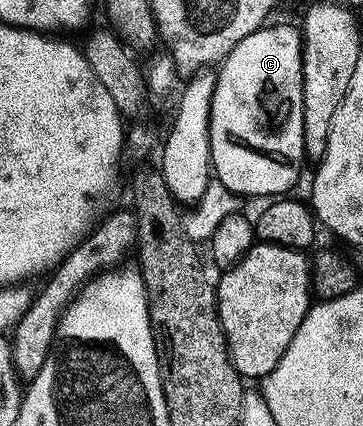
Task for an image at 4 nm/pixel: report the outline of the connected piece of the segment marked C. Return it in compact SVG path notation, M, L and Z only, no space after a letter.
M267 25L265 28L256 31L252 36L248 36L238 46L235 46L226 61L221 63L217 71L216 92L212 100L212 114L210 116L210 156L212 159L212 170L217 181L222 182L224 188L232 194L237 194L239 199L246 198L266 198L274 200L279 196L286 196L298 182L298 177L302 174L302 162L307 161L306 149L304 148L304 72L302 71L302 59L304 57L304 43L302 35L297 29L290 26Z

